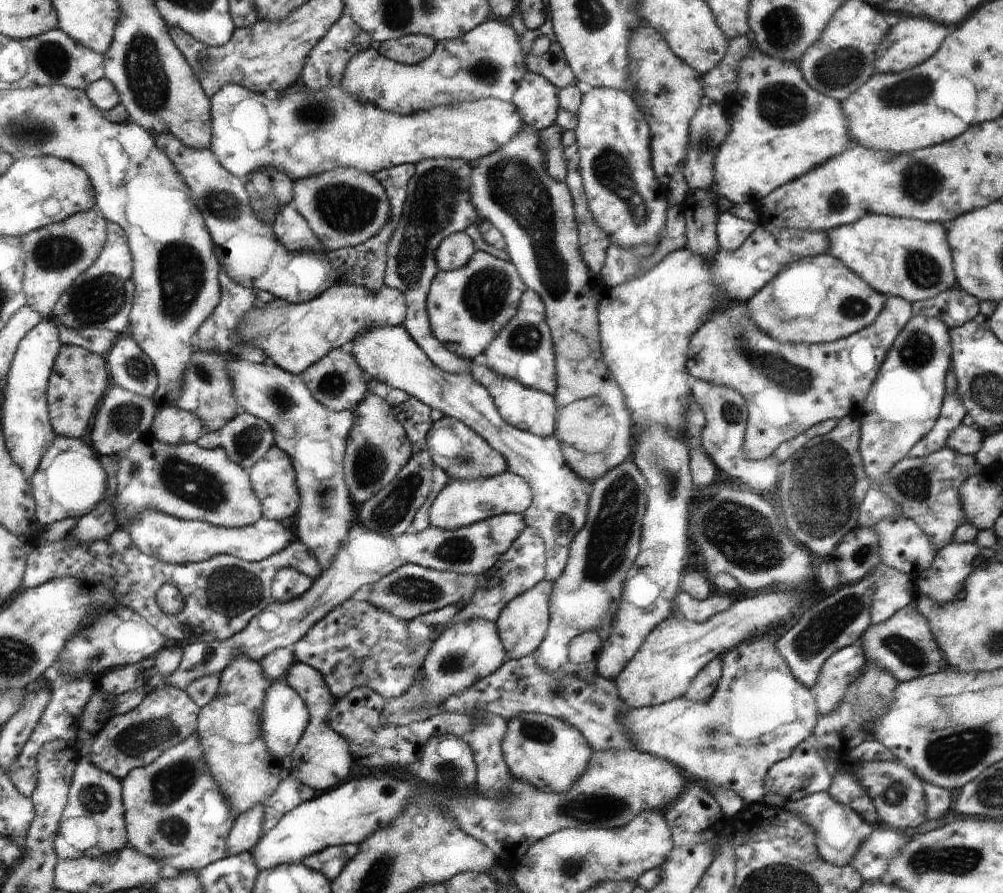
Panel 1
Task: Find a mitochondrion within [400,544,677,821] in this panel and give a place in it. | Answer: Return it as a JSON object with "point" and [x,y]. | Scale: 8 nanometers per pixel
{"point":[456,660]}

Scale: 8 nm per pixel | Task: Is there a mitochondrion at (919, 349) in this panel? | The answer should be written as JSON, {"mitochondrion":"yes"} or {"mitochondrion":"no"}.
{"mitochondrion":"yes"}

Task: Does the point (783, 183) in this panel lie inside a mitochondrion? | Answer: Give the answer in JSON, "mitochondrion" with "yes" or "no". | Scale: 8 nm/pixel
{"mitochondrion":"no"}

